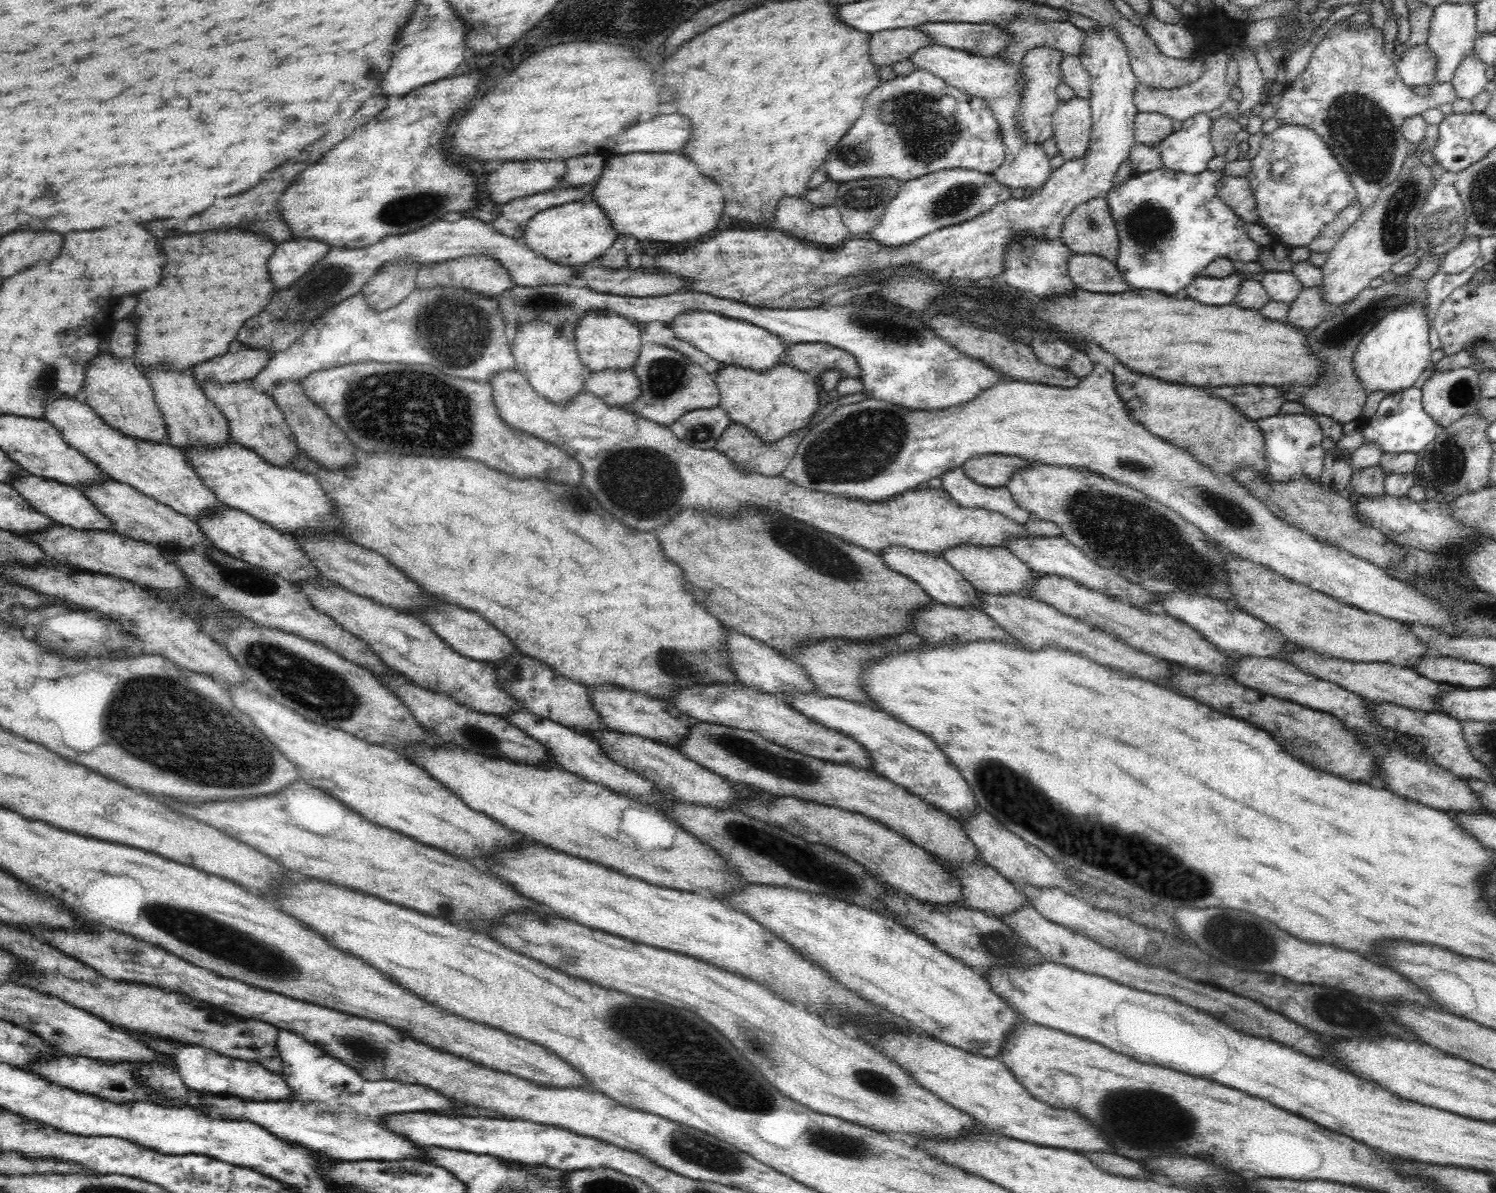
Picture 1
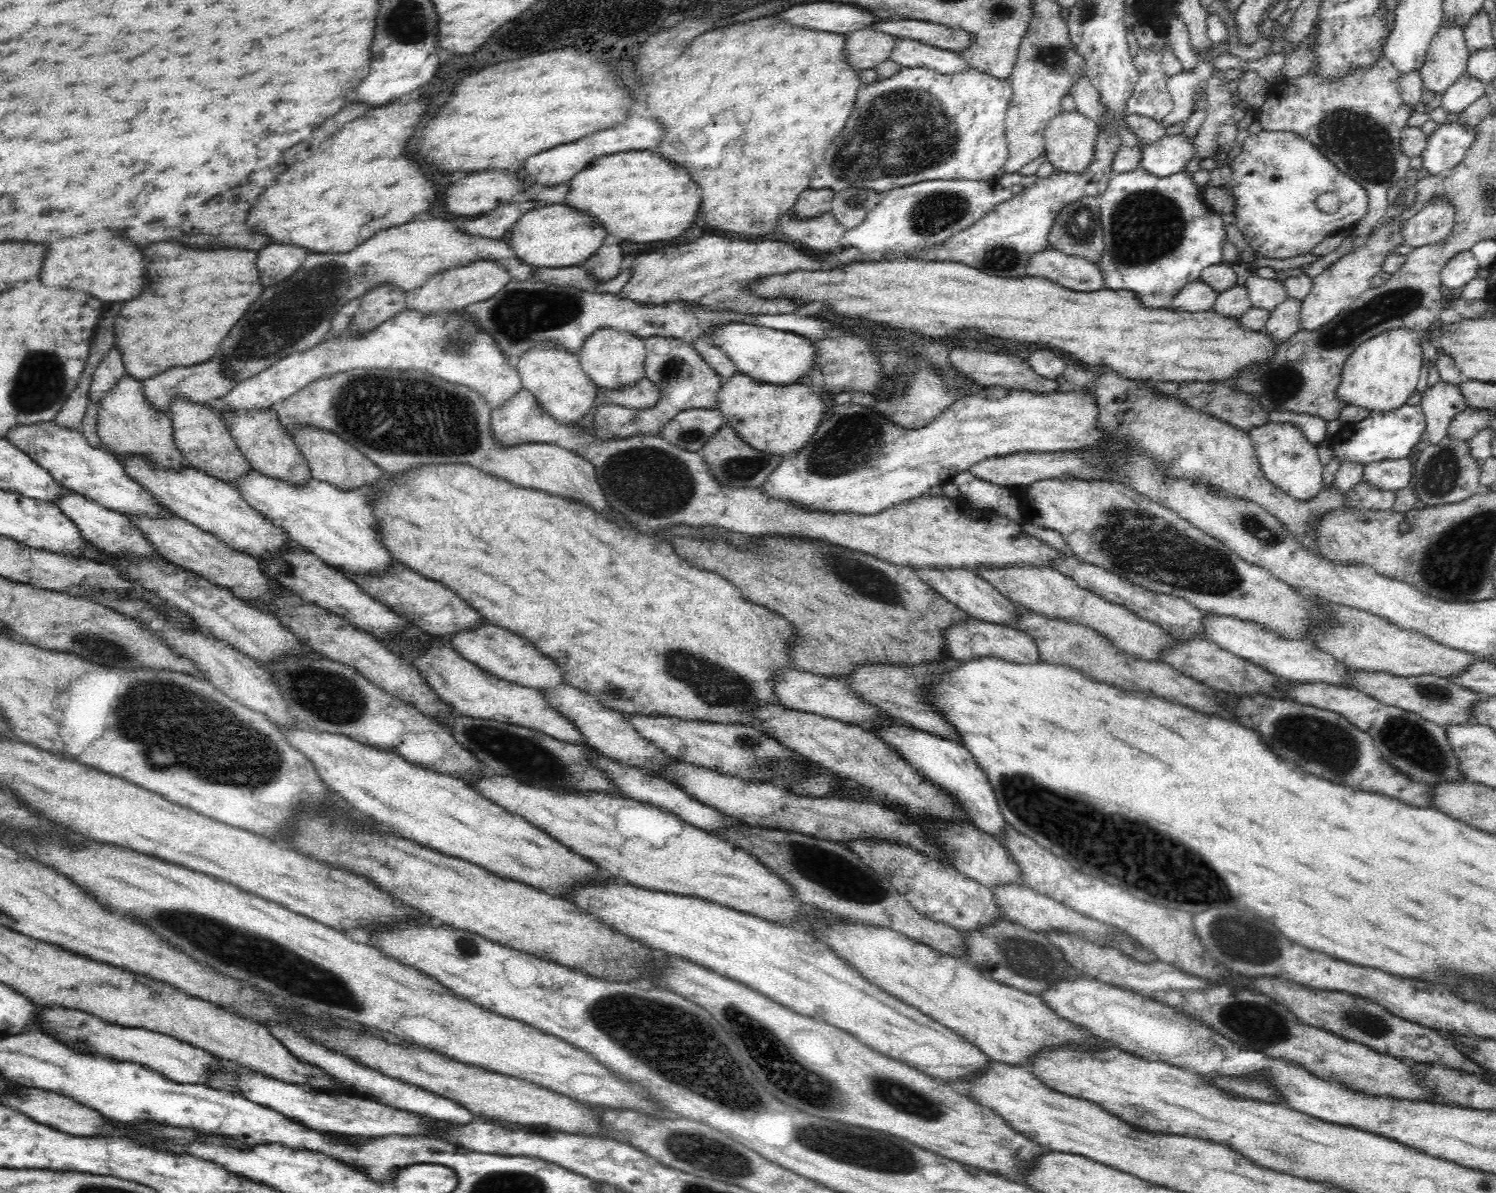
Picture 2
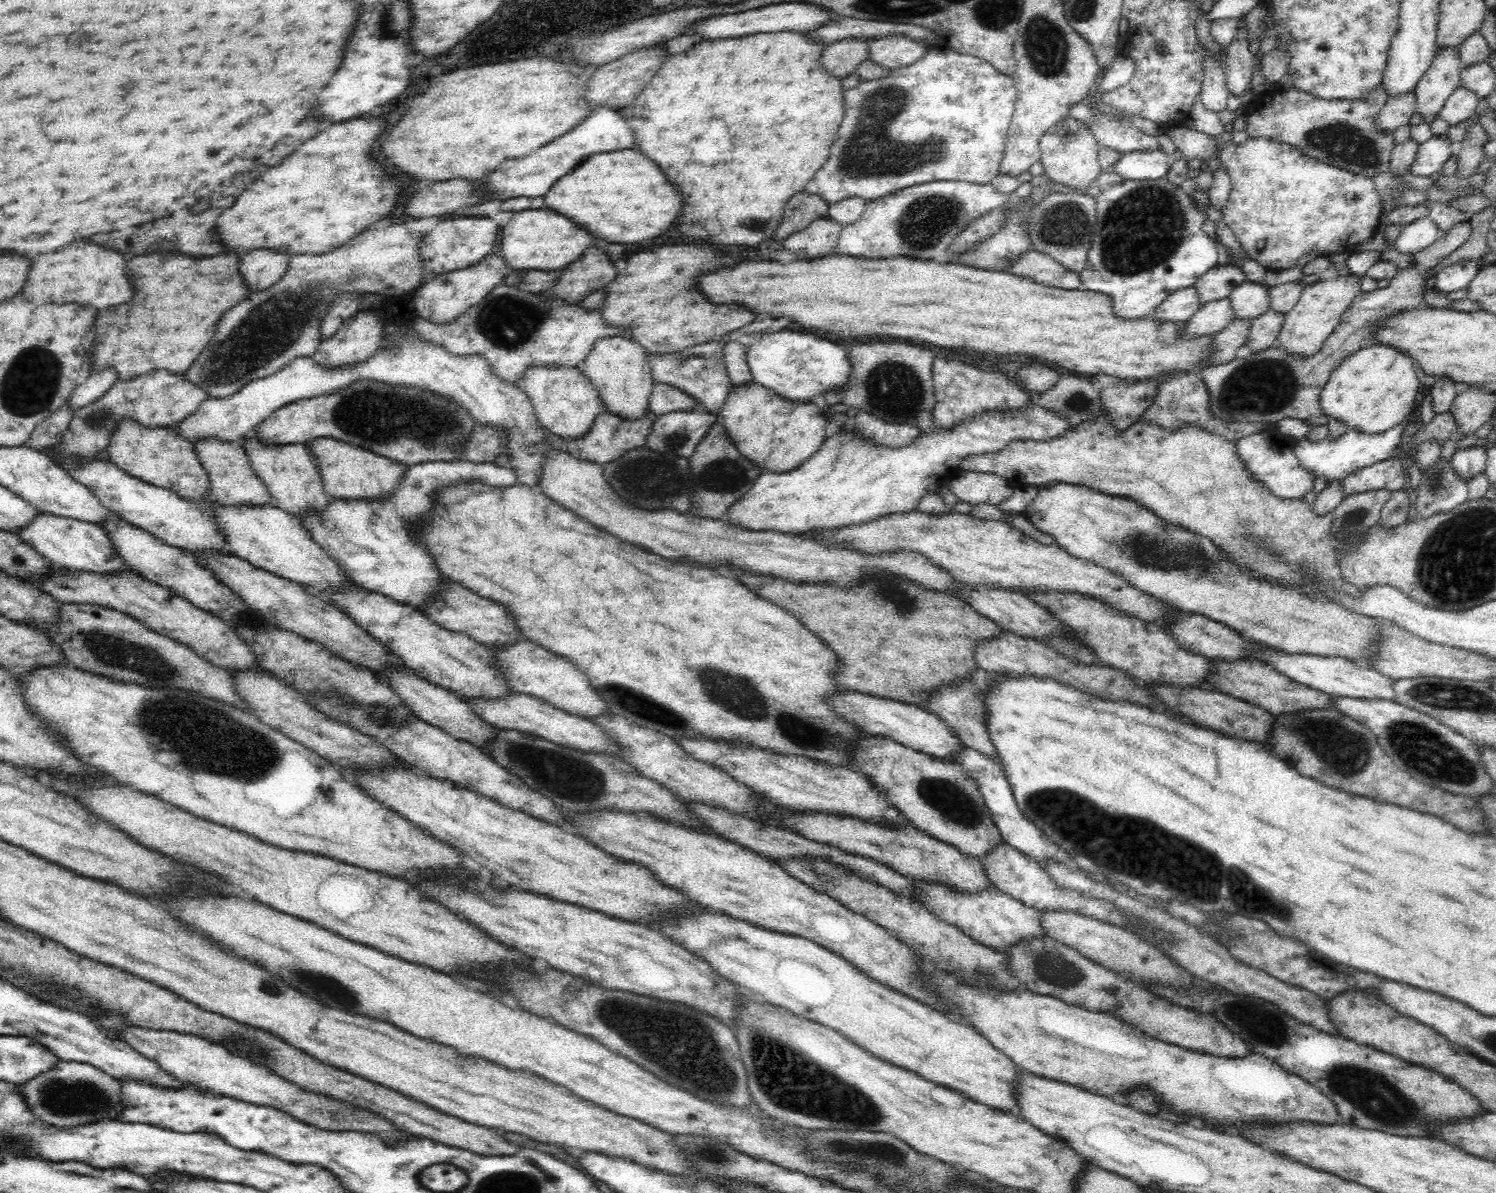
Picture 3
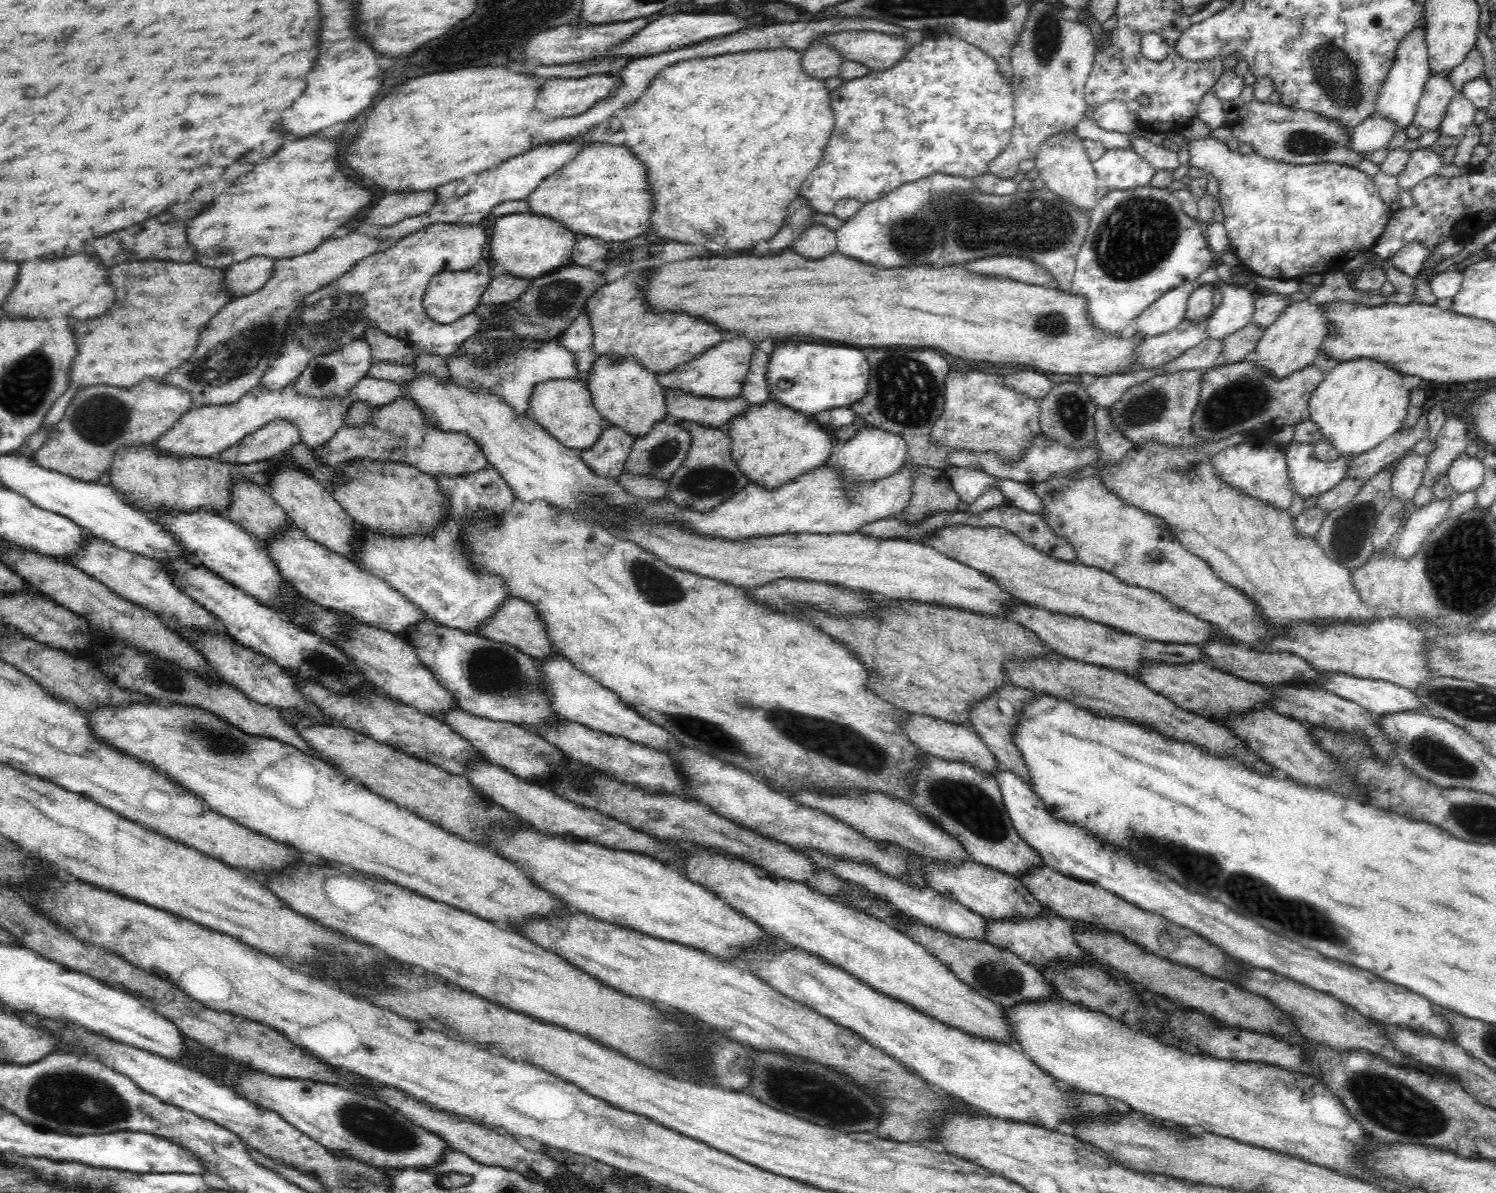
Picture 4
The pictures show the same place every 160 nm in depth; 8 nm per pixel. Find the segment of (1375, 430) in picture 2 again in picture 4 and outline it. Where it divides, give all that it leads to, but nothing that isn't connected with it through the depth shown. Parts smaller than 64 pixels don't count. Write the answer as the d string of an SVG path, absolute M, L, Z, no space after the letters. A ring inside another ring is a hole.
M1297 441L1289 442L1284 450L1293 493L1302 498L1319 496L1334 488L1347 478L1349 464L1356 458L1353 454L1340 452L1338 458L1316 458L1315 446Z

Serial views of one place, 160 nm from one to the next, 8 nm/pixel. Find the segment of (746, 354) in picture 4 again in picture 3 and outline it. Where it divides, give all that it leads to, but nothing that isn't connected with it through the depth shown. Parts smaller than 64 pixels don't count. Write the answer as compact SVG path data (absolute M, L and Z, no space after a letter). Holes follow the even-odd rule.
M709 341L666 354L648 353L647 362L652 369L652 378L655 382L680 389L682 393L692 397L701 410L717 414L726 400L730 388L733 388L730 377L724 369L724 359L722 359L722 347L724 346L725 344L722 342Z

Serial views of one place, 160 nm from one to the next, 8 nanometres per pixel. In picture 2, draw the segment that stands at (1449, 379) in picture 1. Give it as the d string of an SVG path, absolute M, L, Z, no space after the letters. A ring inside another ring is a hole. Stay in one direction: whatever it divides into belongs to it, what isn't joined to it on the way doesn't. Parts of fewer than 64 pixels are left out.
M1440 379L1422 392L1419 407L1427 424L1426 442L1436 444L1448 434L1448 427L1469 406L1458 384L1448 384Z

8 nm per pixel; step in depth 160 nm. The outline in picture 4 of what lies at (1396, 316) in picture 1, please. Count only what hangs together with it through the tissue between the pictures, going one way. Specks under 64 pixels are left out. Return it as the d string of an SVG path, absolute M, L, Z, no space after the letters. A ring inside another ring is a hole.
M1373 358L1339 362L1325 376L1309 400L1310 419L1338 452L1361 455L1378 446L1406 424L1411 389L1404 387L1405 375Z

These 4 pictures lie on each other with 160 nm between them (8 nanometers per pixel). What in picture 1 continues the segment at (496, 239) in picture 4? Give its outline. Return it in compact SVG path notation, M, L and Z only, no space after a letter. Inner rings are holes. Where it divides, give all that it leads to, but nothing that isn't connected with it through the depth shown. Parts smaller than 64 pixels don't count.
M585 199L543 210L528 221L523 232L526 245L536 254L564 266L580 267L594 258L600 258L618 236L612 222L600 208L594 199Z

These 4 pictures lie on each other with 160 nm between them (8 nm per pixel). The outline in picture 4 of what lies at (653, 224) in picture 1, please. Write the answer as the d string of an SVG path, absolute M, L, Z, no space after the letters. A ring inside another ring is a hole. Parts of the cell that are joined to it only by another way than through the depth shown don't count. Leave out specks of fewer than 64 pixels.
M590 143L573 158L573 161L546 177L546 180L530 193L527 200L530 212L550 216L562 222L574 234L582 232L586 236L602 238L606 242L624 242L642 236L650 228L650 214L654 210L652 194L648 192L646 182L646 168L642 160L638 160L625 144Z

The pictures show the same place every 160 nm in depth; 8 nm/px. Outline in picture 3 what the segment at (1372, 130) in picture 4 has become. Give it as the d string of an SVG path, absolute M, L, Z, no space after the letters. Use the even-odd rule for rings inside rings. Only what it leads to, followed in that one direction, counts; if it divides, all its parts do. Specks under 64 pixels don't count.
M1415 91L1390 97L1386 106L1377 114L1376 125L1393 134L1401 126L1410 124L1410 118L1414 116L1414 112L1417 112Z

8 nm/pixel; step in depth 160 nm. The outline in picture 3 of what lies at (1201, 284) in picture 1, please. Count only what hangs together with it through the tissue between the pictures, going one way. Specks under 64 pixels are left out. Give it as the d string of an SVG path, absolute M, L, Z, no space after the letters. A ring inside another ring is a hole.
M1189 286L1170 293L1150 315L1168 322L1187 322L1201 309L1201 306L1197 288Z

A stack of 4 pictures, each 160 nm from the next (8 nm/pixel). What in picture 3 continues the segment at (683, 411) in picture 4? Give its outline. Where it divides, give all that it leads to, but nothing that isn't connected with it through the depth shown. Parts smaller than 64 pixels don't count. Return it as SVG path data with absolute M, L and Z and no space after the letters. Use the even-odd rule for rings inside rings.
M660 382L652 384L646 409L656 417L678 412L678 410L701 410L692 397L682 393L680 389Z

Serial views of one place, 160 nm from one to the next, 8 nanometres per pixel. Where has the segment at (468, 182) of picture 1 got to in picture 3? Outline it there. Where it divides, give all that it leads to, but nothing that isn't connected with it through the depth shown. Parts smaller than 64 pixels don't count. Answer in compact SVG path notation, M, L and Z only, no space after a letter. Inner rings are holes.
M354 118L320 132L310 142L302 144L288 162L262 174L260 182L256 182L250 192L246 190L240 194L234 206L216 220L218 238L222 238L222 242L232 250L276 248L278 252L286 254L319 255L348 244L370 224L388 218L392 210L400 206L402 190L400 184L392 180L390 174L386 174L384 168L372 158L372 146L384 128L384 118Z

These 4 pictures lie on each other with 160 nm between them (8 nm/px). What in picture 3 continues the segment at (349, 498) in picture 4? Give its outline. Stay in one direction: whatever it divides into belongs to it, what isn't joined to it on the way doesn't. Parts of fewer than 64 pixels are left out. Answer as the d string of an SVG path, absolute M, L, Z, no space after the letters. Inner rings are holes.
M318 437L305 444L320 473L324 494L329 498L382 498L394 490L398 478L406 472L404 465L338 439Z

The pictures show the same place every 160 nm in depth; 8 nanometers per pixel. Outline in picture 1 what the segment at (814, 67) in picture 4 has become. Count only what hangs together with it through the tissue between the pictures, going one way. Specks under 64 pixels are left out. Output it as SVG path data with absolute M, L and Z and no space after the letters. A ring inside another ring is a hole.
M906 27L872 33L870 57L880 67L911 59L922 47L934 45L933 38L921 31L921 27Z

